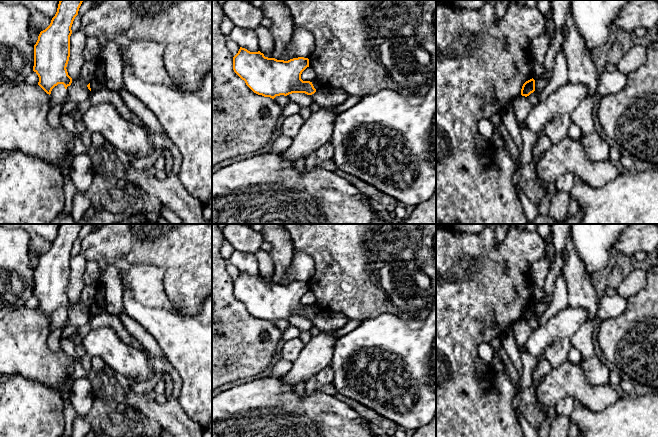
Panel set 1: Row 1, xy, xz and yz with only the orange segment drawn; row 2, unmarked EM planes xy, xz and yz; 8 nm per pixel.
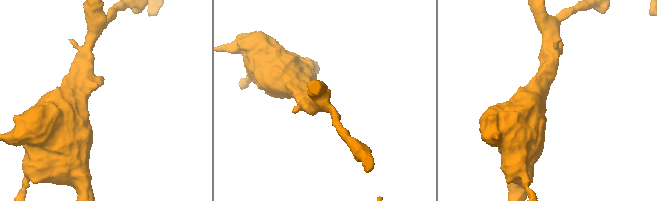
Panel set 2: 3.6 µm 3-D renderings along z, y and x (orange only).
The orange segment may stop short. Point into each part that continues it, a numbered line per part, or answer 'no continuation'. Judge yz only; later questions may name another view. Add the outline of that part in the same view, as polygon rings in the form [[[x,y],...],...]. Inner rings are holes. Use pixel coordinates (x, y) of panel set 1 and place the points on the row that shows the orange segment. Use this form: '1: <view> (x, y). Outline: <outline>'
no continuation

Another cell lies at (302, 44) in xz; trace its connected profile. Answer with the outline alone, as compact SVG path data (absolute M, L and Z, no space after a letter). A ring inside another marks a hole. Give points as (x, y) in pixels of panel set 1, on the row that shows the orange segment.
M295 29L284 57L279 60L288 61L298 57L309 58L314 49L315 39L313 35L306 29Z

